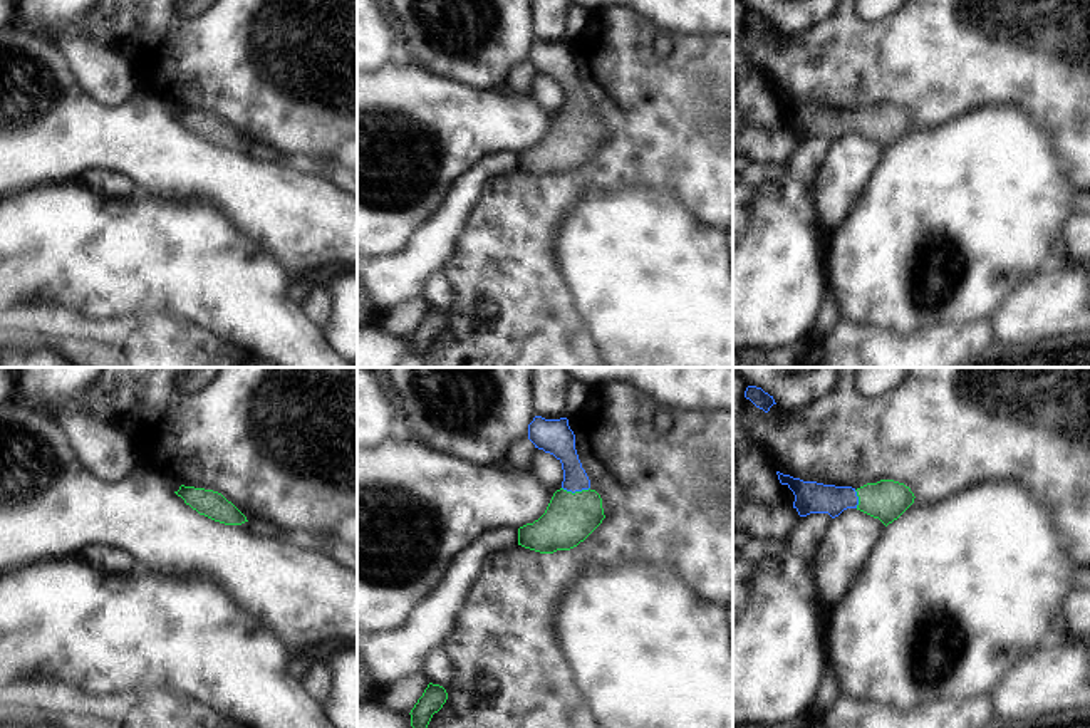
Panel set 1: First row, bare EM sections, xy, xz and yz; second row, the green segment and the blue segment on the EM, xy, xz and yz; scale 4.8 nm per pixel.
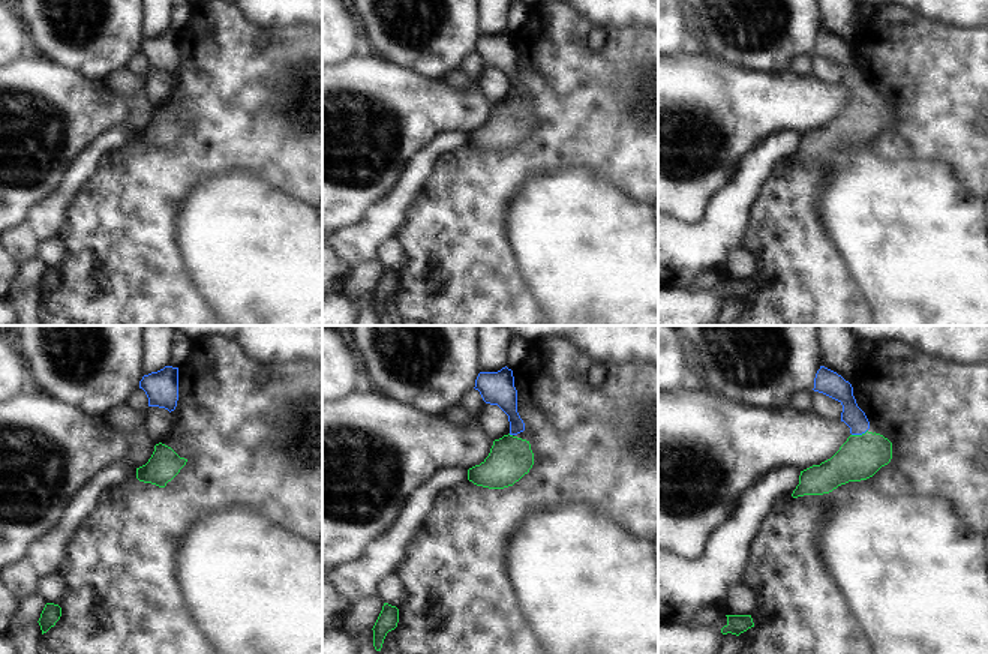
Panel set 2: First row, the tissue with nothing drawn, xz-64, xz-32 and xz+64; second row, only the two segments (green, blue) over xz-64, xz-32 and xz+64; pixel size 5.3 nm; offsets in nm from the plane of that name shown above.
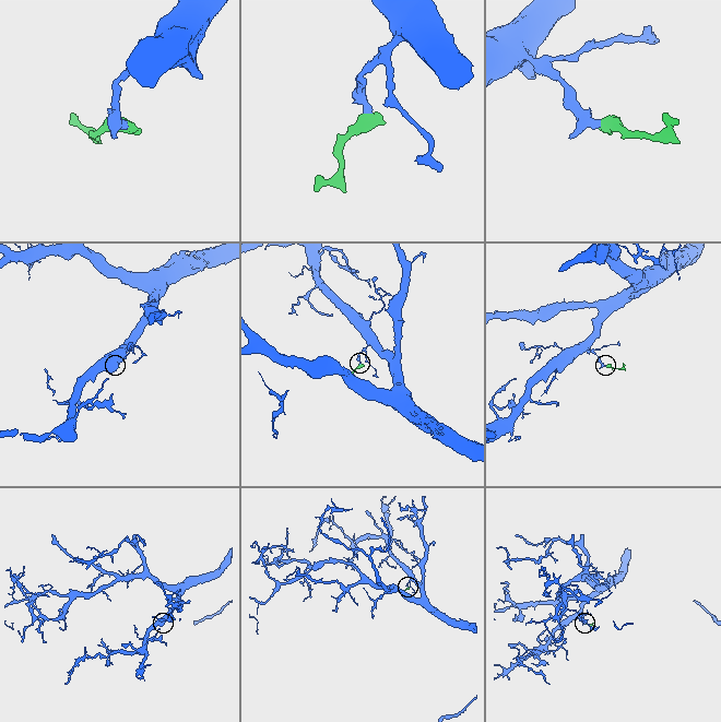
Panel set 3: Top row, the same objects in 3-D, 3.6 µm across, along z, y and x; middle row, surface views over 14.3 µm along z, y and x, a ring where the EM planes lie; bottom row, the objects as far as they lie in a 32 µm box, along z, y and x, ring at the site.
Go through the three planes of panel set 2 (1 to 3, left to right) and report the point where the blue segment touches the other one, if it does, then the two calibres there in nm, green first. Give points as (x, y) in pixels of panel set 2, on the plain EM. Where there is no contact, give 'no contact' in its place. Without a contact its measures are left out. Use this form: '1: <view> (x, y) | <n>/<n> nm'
1: no contact
2: xz-32 (508, 98) | 240/180 nm
3: xz+64 (859, 99) | 240/110 nm

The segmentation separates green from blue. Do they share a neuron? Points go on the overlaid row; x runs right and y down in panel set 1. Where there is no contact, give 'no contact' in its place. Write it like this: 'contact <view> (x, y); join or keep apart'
contact xz (576, 492); join

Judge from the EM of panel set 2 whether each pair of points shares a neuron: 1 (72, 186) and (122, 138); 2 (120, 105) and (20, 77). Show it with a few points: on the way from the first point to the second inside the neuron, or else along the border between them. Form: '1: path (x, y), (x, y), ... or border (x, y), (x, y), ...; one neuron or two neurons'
1: path (80, 171), (107, 143); one neuron
2: path (95, 113), (65, 113), (45, 102); one neuron

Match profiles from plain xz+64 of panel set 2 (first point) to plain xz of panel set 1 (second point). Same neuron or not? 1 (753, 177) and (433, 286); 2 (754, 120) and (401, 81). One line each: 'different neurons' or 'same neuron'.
1: different neurons
2: same neuron

